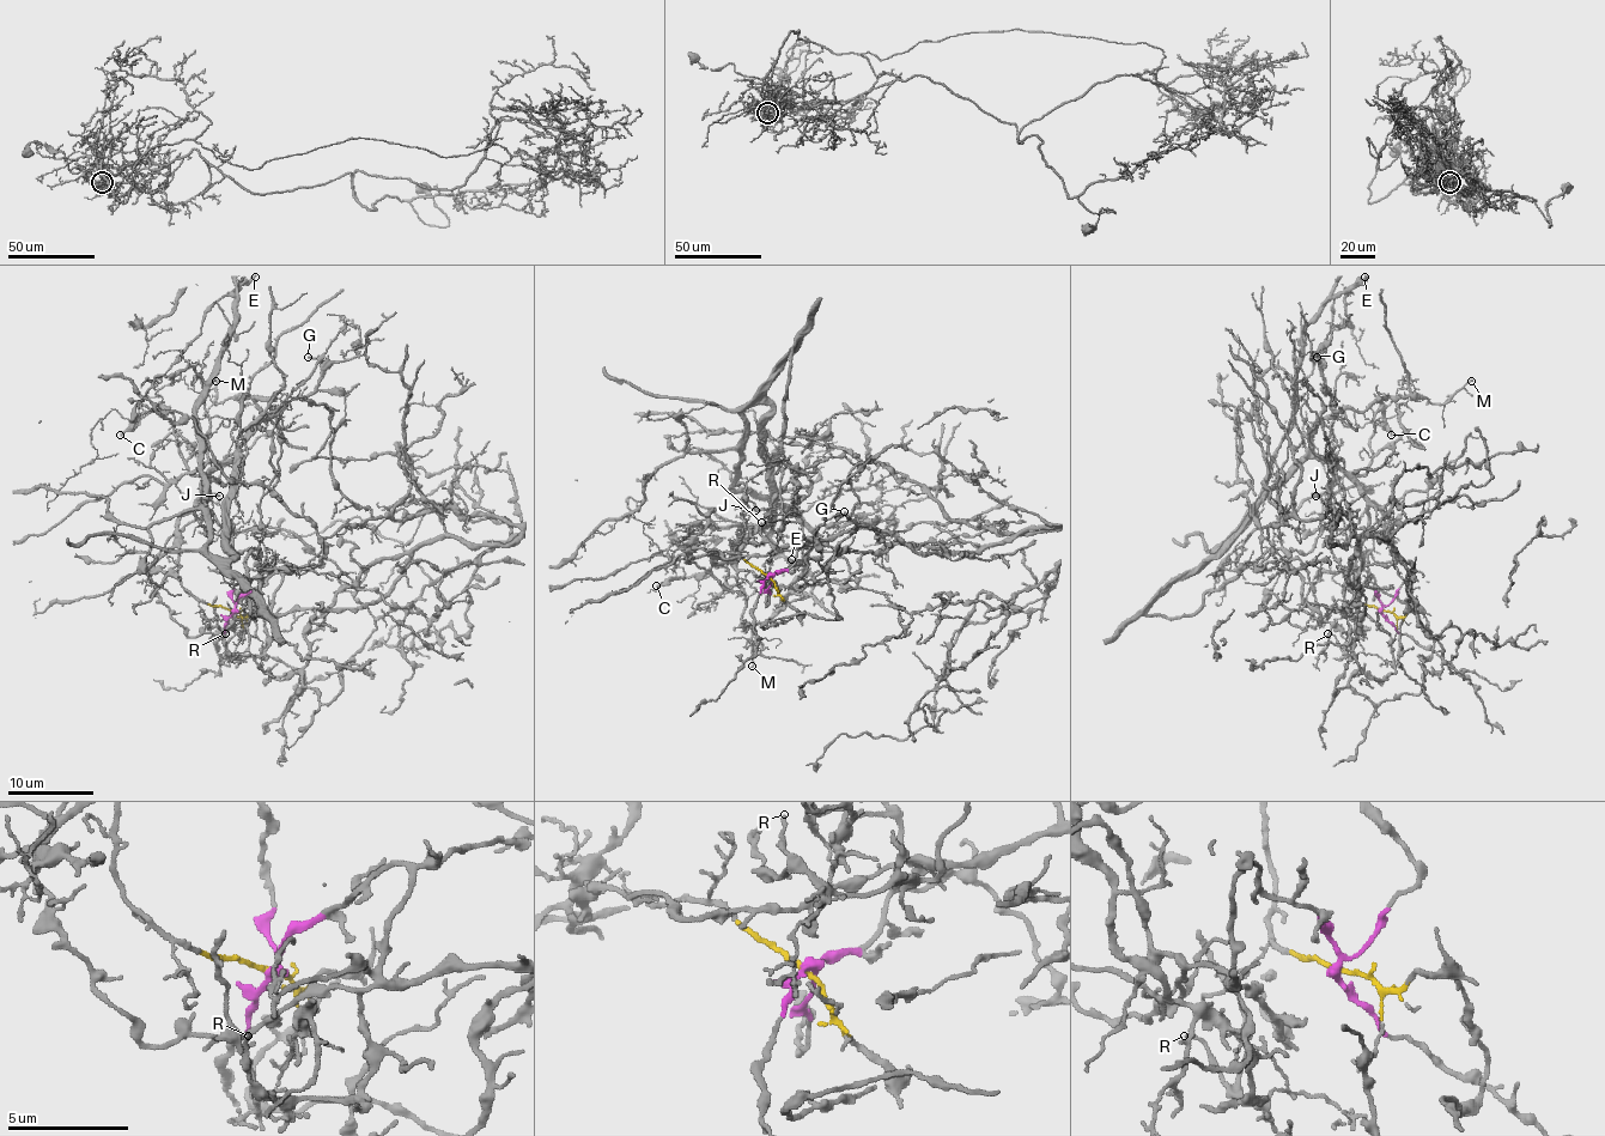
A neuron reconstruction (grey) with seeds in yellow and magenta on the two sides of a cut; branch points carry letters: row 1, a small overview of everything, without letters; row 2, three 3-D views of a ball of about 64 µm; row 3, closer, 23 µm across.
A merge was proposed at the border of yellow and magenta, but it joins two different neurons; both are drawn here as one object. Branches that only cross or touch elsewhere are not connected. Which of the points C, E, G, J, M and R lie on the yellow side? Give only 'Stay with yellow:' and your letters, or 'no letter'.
Stay with yellow: C, E, G, J, M

